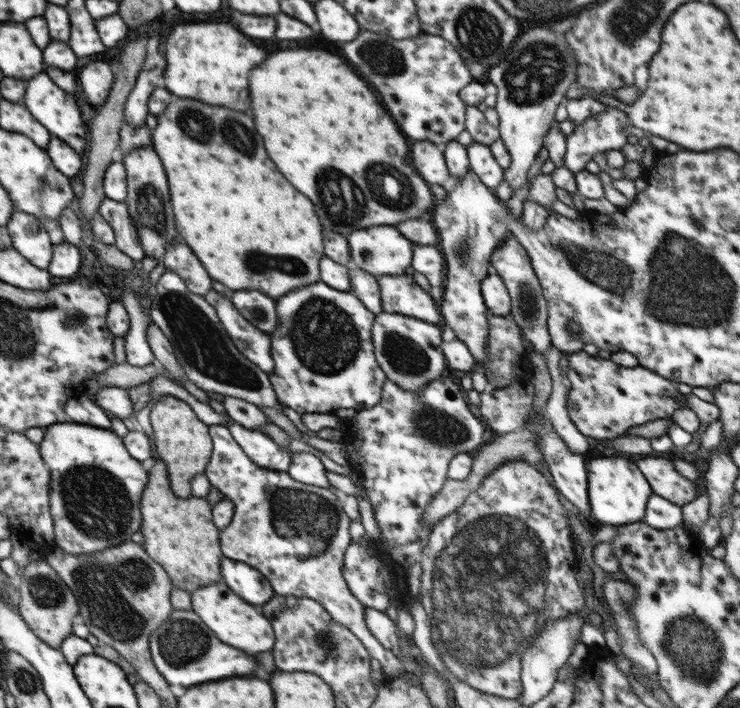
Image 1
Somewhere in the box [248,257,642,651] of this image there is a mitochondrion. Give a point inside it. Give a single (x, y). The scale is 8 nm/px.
(327, 342)

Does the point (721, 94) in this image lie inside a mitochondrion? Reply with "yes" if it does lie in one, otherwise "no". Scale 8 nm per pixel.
no

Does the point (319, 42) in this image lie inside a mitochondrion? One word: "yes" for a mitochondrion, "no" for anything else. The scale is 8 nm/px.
no

